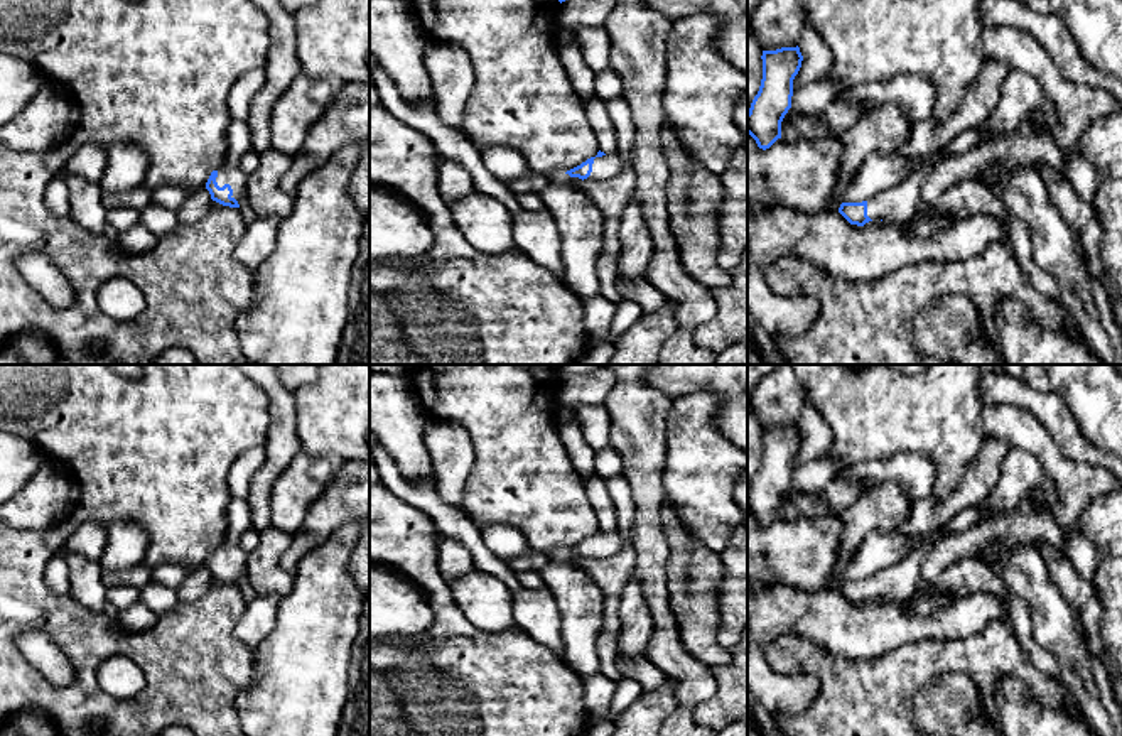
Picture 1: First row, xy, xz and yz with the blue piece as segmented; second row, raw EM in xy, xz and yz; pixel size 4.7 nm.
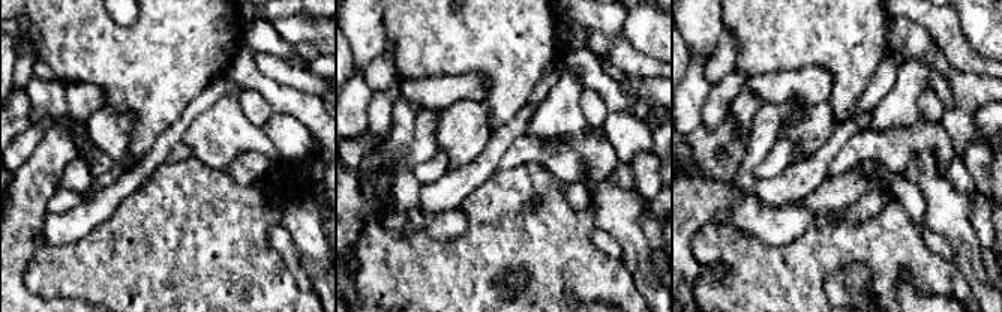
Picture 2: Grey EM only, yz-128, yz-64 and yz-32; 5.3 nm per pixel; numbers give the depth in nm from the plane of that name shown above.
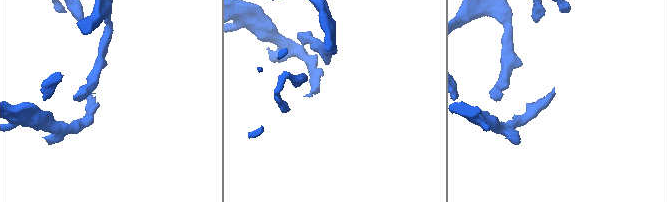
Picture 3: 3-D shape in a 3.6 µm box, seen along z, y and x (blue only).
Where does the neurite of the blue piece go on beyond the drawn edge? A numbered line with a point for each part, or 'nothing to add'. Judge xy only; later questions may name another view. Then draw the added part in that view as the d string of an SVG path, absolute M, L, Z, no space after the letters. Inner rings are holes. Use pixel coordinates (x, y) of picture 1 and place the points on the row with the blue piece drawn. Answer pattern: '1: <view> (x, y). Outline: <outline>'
1: xy (226, 174). Outline: M223 162L218 169L216 182L219 187L229 184L233 189L231 198L235 198L238 204L246 201L248 176L240 167Z

